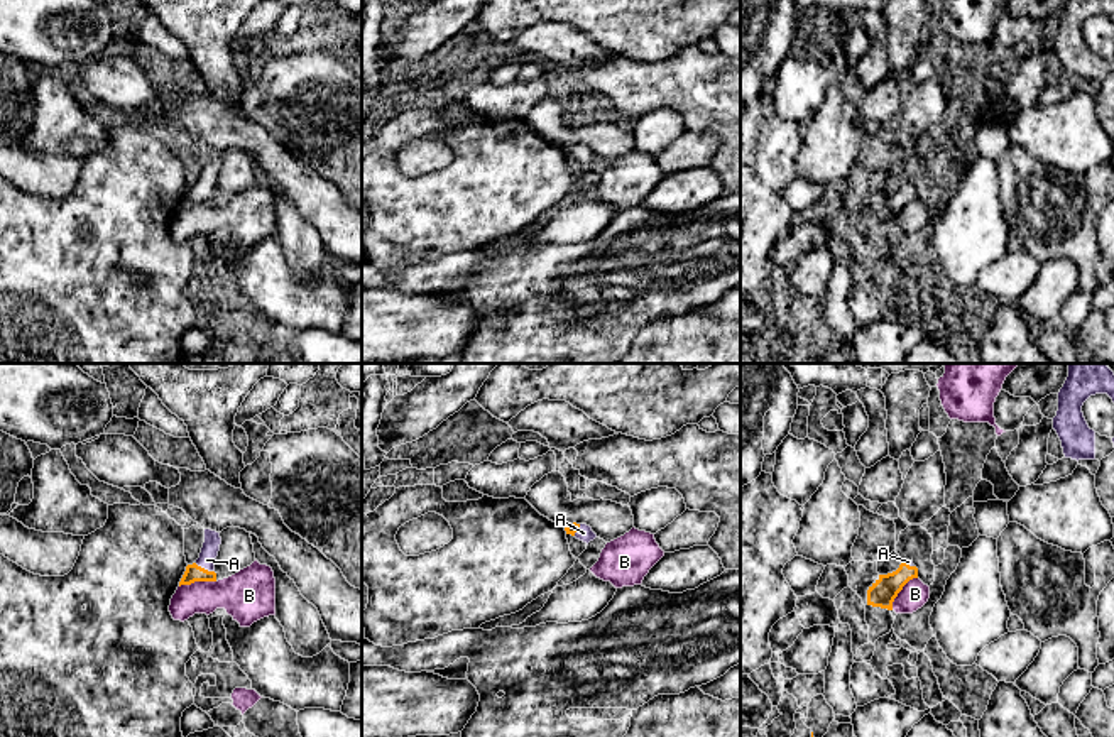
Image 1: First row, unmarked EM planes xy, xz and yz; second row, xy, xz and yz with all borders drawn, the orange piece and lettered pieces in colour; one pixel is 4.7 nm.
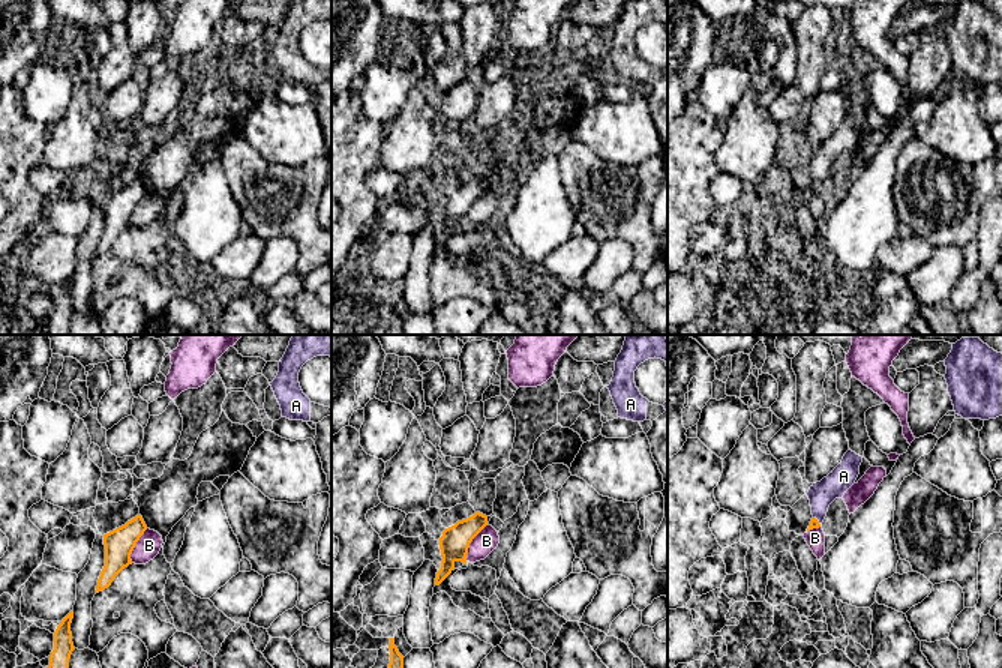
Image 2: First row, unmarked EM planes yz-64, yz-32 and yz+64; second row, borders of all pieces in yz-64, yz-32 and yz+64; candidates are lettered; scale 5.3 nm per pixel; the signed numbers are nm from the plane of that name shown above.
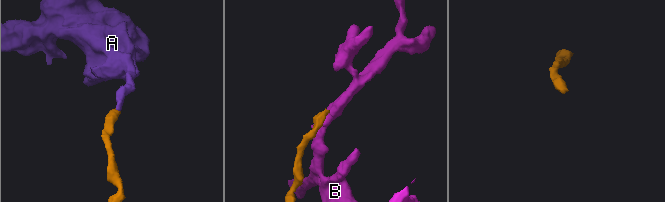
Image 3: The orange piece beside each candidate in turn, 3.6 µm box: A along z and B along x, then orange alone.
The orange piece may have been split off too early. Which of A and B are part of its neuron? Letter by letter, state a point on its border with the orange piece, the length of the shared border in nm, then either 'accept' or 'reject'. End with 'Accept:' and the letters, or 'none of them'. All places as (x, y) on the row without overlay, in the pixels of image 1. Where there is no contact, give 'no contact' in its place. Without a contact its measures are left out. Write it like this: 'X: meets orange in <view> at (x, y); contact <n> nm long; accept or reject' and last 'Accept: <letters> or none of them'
A: meets orange in xy at (203, 190); contact 100 nm long; accept
B: meets orange in yz at (900, 212); contact 200 nm long; reject
Accept: A

